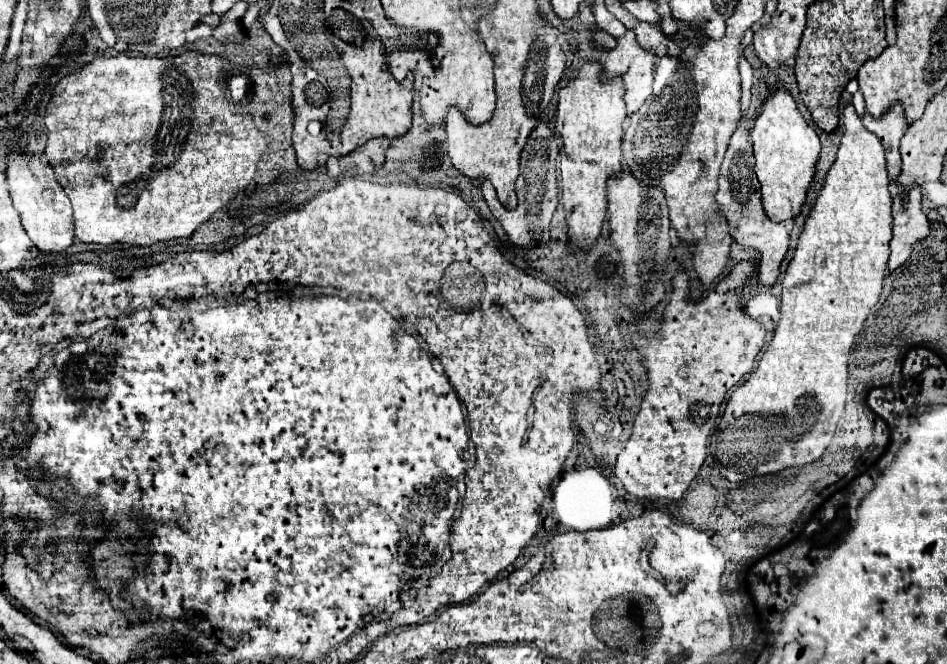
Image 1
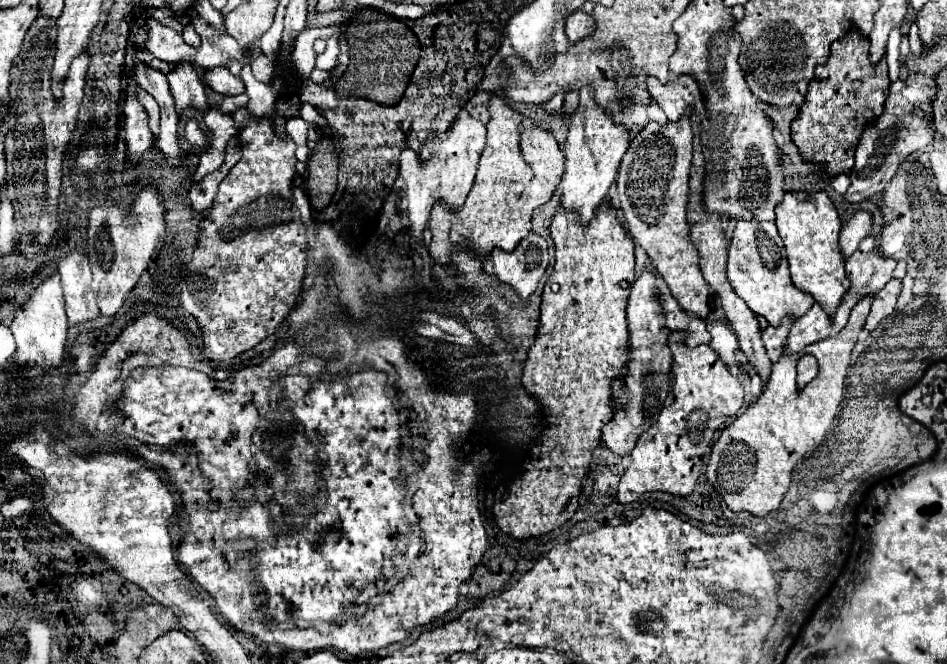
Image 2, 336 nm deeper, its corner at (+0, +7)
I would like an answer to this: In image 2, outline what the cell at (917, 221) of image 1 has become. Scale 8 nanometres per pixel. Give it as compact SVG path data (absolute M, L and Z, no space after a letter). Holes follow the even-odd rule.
M890 280L876 296L874 296L874 302L872 302L872 310L870 310L870 316L866 320L866 332L872 332L876 330L876 326L880 326L882 320L886 320L894 308L896 308L896 300L900 296L900 290L902 290L902 284L900 280Z

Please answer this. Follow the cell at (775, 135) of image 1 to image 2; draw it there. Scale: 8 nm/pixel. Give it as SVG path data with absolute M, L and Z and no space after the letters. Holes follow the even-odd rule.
M786 192L782 204L776 206L776 226L788 252L792 282L802 292L808 292L830 316L830 320L834 320L834 312L850 288L850 280L844 270L844 256L840 256L838 244L842 222L826 192L808 194L808 200L800 202L792 192Z

